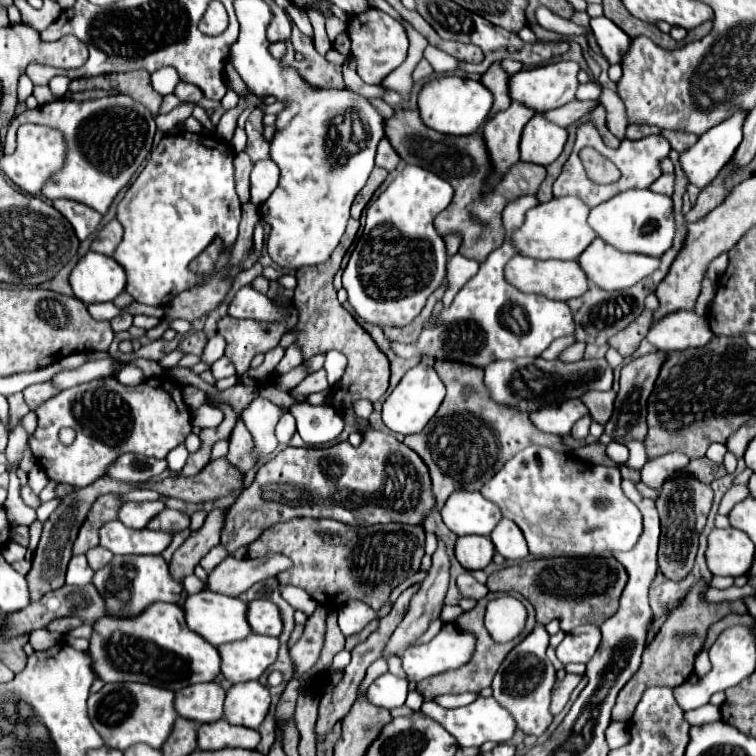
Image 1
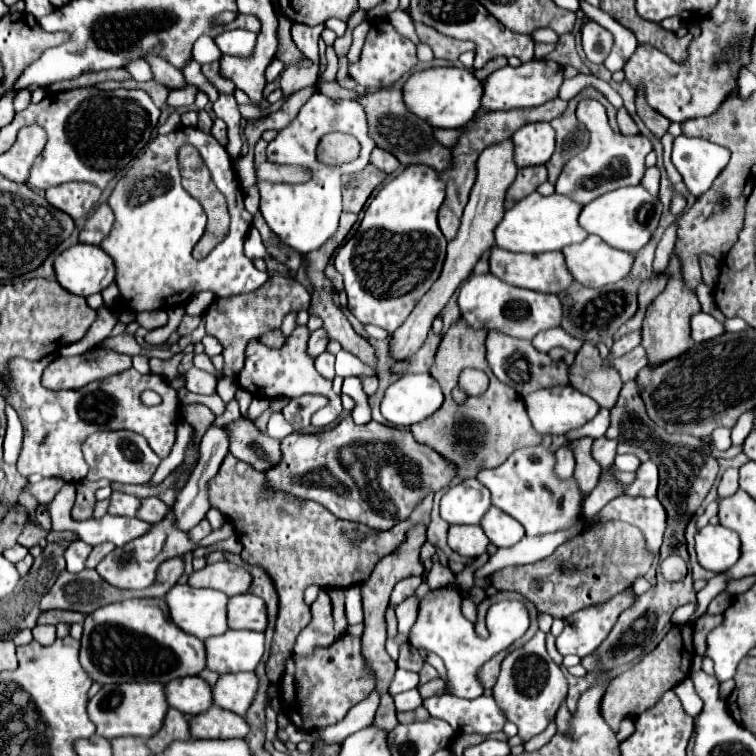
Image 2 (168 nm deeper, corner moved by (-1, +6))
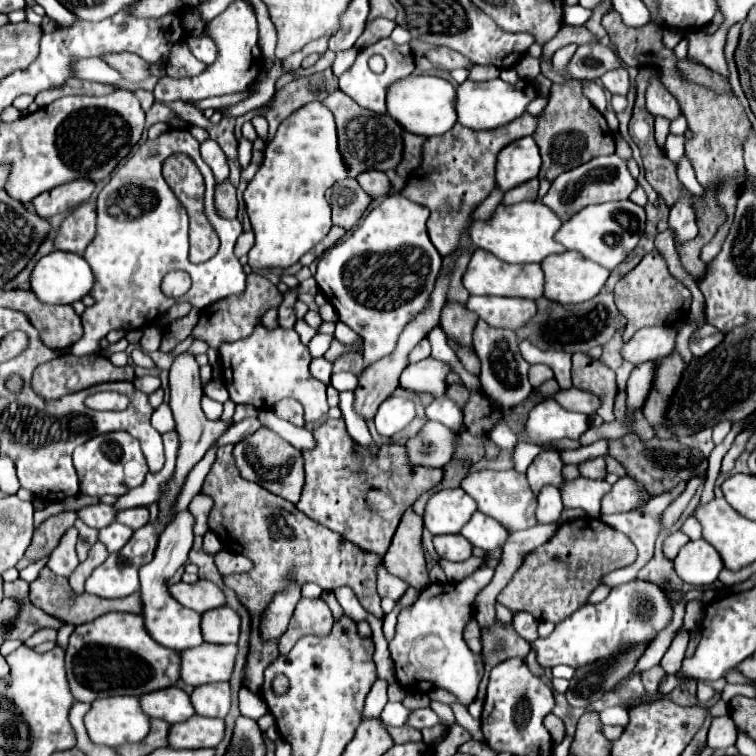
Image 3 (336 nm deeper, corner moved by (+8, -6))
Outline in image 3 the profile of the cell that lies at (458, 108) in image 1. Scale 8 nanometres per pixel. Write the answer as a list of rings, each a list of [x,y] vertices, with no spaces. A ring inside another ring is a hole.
[[[407,76],[399,82],[395,82],[387,90],[387,112],[395,122],[399,122],[411,134],[419,134],[425,138],[441,136],[441,134],[449,132],[457,122],[455,98],[457,98],[455,86],[443,78]]]

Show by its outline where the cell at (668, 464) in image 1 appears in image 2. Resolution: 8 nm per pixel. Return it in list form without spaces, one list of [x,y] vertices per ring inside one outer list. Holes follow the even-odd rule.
[[[652,460],[642,462],[636,470],[636,478],[630,486],[624,488],[624,494],[628,496],[656,496],[658,488],[658,468]]]

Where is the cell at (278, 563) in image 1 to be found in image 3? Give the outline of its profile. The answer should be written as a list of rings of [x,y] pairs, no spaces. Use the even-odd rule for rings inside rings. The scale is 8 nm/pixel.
[[[197,580],[195,584],[179,582],[169,586],[169,592],[175,596],[175,600],[179,600],[179,604],[191,610],[197,610],[201,614],[219,606],[225,606],[223,590],[211,580]]]

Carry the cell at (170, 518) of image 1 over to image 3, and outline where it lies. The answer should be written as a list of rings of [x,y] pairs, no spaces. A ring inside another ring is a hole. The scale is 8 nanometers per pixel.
[[[129,508],[129,510],[121,510],[117,516],[117,522],[137,530],[141,526],[145,526],[149,522],[149,510],[147,508]]]

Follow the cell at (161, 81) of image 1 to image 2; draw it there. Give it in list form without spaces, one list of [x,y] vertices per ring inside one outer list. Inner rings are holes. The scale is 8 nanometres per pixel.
[[[134,60],[134,62],[128,62],[124,66],[124,70],[130,72],[130,76],[138,82],[146,82],[146,80],[152,80],[152,72],[150,72],[150,66],[144,62],[144,60]]]

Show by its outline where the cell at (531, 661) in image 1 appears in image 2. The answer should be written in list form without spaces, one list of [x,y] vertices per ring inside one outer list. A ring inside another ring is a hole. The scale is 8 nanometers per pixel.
[[[536,632],[530,642],[510,652],[502,660],[502,672],[494,686],[496,704],[504,708],[504,716],[508,716],[508,722],[514,722],[518,726],[518,736],[524,742],[546,730],[546,726],[556,718],[560,704],[568,696],[568,680],[562,674],[560,666],[556,666],[554,660],[548,656],[544,638],[544,632]]]

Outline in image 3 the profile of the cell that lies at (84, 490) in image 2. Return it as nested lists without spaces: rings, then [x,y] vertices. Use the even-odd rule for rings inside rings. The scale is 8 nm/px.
[[[71,510],[47,518],[47,520],[35,530],[33,542],[31,542],[31,546],[25,550],[25,556],[17,562],[17,568],[21,570],[21,568],[29,566],[31,562],[35,562],[35,560],[51,554],[51,552],[55,550],[55,546],[59,544],[61,536],[73,526],[75,520],[77,520],[77,512],[71,512]]]

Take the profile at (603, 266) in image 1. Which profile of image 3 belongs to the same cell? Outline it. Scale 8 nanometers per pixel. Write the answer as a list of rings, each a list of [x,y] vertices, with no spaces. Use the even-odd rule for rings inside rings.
[[[563,252],[563,254],[547,256],[547,260],[543,260],[541,266],[547,276],[545,298],[555,300],[559,304],[577,304],[577,302],[587,302],[595,298],[611,274],[607,268],[587,260],[581,252]]]

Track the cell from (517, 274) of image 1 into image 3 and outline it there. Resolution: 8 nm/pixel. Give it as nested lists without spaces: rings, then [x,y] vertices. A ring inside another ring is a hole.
[[[475,250],[469,268],[463,278],[469,294],[489,294],[489,296],[509,296],[509,298],[531,298],[537,300],[545,290],[545,274],[539,264],[507,264],[485,250]]]

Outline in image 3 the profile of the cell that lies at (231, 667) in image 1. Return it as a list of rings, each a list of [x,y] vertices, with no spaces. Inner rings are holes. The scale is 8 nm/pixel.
[[[201,644],[181,652],[181,680],[191,686],[227,682],[233,674],[237,644]]]

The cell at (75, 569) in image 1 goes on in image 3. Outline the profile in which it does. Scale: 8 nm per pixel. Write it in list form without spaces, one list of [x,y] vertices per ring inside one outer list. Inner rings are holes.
[[[69,528],[69,530],[65,532],[63,540],[59,542],[59,548],[55,548],[55,552],[49,554],[47,566],[53,570],[53,574],[69,578],[69,574],[77,568],[77,564],[79,564],[77,554],[75,554],[77,534],[79,534],[77,528]]]

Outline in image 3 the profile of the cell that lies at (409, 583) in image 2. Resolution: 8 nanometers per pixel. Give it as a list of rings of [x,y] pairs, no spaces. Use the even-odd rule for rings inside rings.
[[[379,566],[377,572],[377,592],[381,598],[391,598],[391,600],[399,600],[407,590],[407,584],[391,574],[385,572],[383,566]]]

